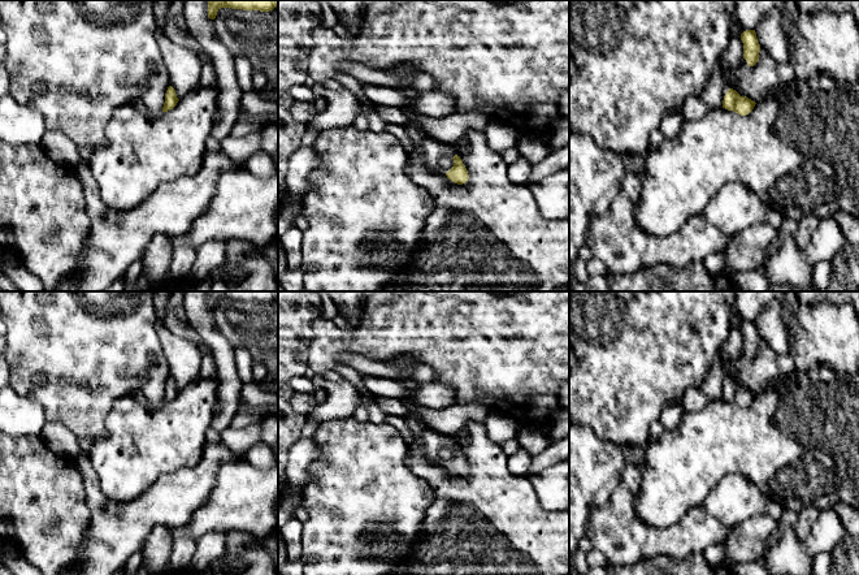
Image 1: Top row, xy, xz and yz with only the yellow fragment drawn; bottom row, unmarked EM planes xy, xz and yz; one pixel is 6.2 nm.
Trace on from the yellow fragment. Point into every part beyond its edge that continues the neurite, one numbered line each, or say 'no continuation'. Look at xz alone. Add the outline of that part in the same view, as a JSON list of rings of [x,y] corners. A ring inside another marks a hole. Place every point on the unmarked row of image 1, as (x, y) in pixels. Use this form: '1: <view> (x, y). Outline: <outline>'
1: xz (432, 441). Outline: [[[424,429],[420,433],[420,441],[426,457],[431,461],[435,461],[442,448],[454,449],[456,446],[451,436],[444,436],[431,429]]]

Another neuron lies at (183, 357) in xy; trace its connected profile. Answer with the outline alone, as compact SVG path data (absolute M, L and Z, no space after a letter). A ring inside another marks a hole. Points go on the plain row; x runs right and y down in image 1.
M165 327L157 328L168 364L169 376L181 390L200 376L201 351L194 342L170 333Z

